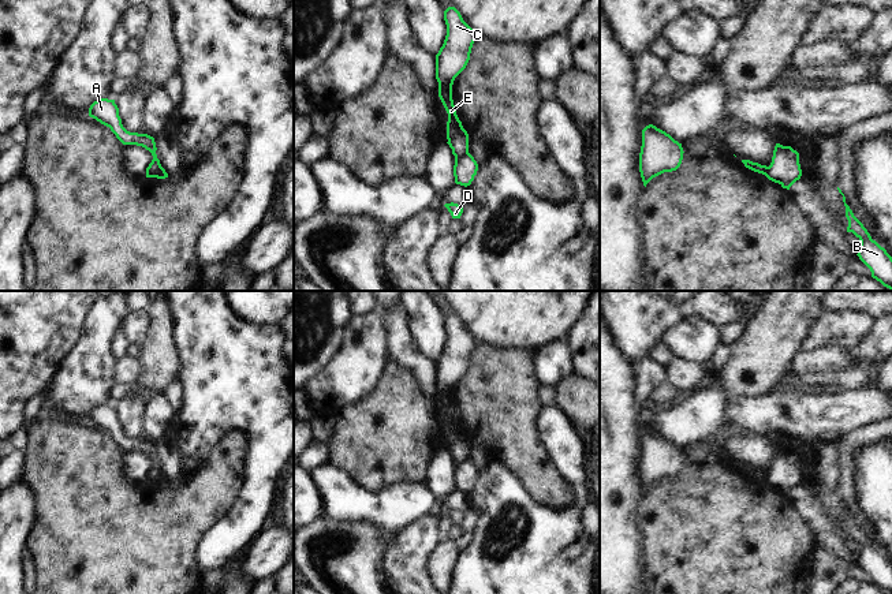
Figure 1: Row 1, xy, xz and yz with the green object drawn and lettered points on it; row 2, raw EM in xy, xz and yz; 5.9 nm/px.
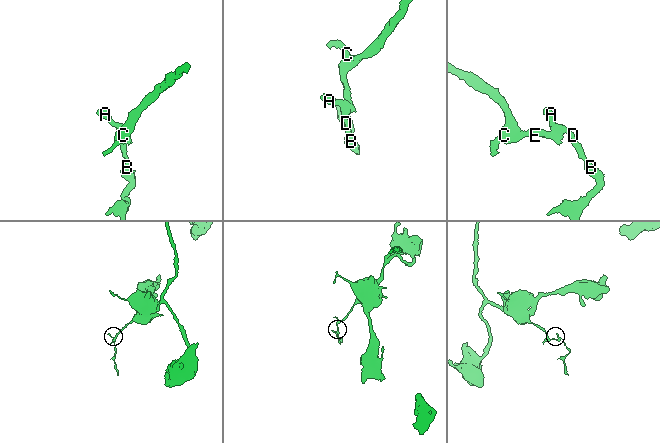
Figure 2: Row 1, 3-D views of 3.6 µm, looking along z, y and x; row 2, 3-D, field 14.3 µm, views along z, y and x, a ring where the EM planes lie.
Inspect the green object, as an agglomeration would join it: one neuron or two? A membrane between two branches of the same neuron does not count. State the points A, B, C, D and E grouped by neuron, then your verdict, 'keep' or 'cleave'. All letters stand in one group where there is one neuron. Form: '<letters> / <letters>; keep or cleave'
A B D / C E; cleave

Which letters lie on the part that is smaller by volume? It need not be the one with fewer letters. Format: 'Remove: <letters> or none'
Remove: A, B, D

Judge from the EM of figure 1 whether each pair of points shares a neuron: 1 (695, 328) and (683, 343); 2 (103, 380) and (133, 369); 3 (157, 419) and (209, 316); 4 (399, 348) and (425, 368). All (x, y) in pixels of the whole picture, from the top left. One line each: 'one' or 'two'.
1: one
2: two
3: two
4: one

